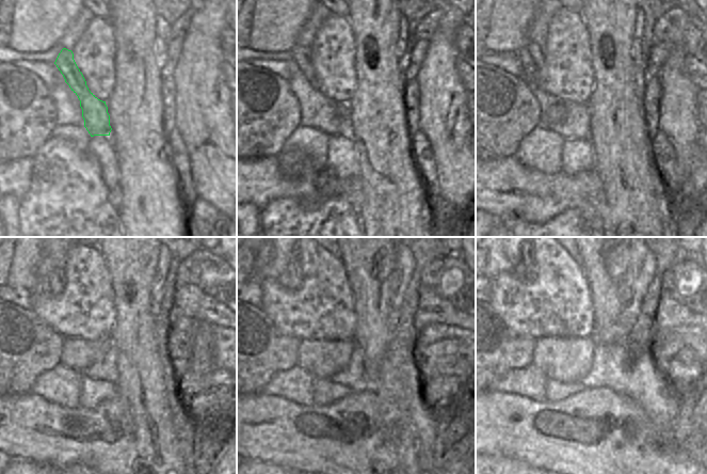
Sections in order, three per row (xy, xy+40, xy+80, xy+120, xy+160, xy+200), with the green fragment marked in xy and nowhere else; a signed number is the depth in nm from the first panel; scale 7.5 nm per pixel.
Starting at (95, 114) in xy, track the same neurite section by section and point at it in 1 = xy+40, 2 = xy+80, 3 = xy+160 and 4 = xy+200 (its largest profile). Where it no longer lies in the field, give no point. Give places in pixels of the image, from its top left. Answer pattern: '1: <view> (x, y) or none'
1: xy+40 (302, 56)
2: xy+80 (536, 49)
3: xy+160 (291, 278)
4: xy+200 (526, 270)

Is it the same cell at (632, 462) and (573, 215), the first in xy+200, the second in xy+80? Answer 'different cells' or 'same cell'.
different cells

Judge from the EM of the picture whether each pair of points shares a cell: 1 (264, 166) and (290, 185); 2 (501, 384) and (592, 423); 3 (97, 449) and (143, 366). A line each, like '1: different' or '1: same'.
1: same
2: different
3: different

